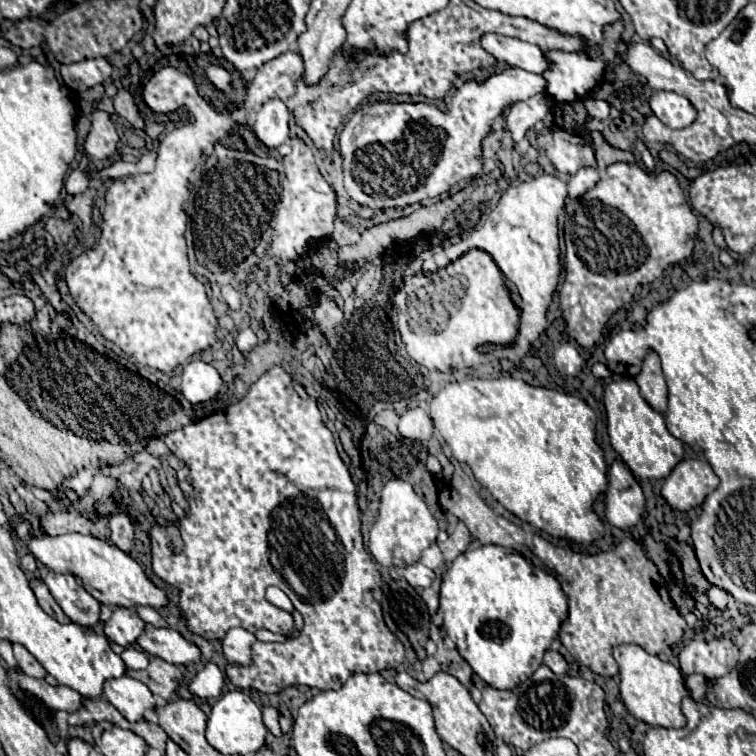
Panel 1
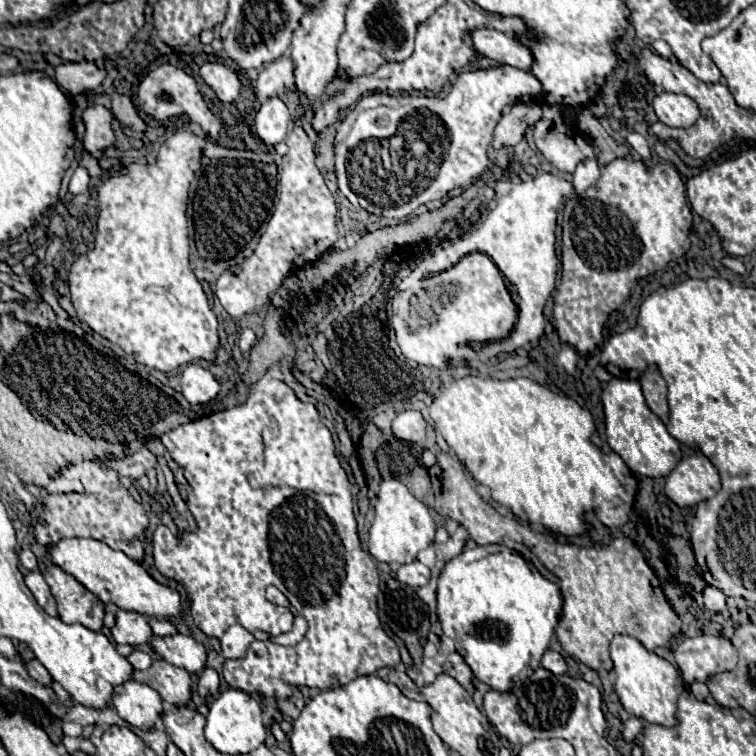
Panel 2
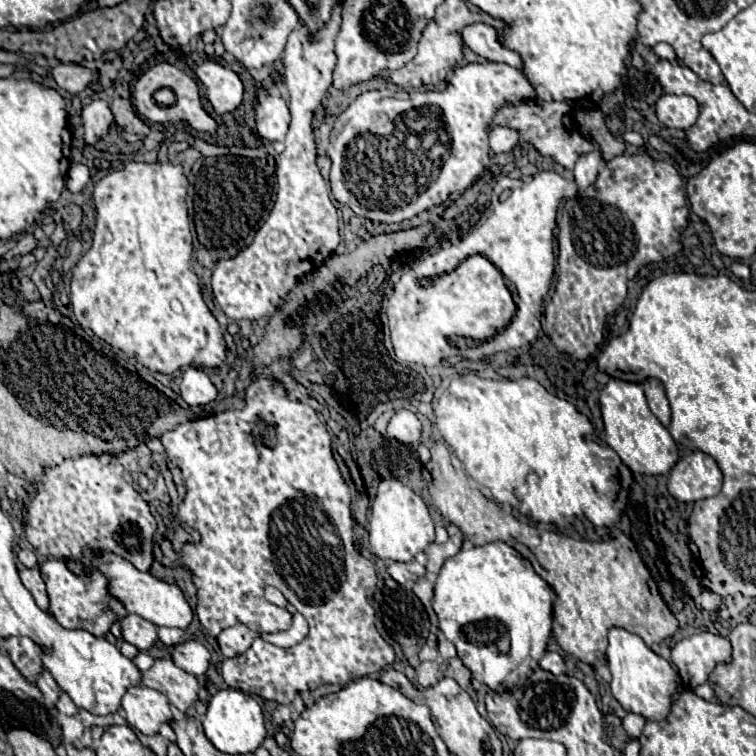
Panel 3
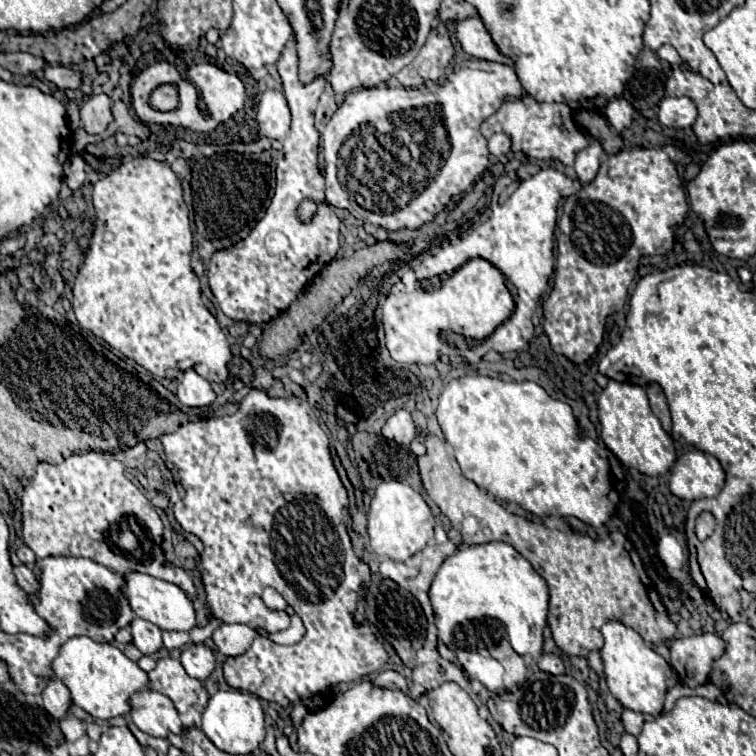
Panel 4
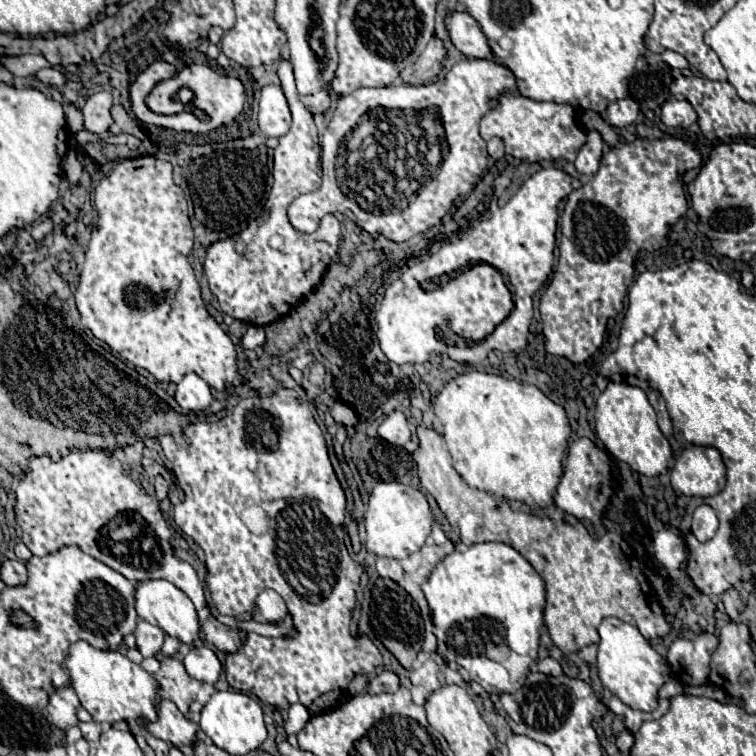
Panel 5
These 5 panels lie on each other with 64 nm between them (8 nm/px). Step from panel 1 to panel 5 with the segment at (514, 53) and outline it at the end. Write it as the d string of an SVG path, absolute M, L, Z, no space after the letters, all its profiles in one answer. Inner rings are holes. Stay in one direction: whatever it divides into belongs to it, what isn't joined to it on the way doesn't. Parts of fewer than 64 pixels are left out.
M454 10L446 16L446 28L450 32L450 38L454 46L470 56L470 58L488 58L494 60L492 48L480 28L480 24L466 12L466 10Z

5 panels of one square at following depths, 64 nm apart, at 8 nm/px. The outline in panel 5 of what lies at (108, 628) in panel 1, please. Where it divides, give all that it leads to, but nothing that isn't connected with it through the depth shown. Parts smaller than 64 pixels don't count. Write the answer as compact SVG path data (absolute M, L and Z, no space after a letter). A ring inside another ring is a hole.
M146 620L138 622L134 636L136 636L136 646L142 652L142 656L154 656L156 652L160 652L162 642L164 642L164 632L156 628L154 624L148 624Z

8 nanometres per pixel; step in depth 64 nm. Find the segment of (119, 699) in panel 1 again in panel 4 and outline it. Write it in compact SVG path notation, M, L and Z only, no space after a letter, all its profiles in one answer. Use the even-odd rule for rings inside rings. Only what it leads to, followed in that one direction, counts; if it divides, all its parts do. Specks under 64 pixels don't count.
M152 690L134 692L130 704L130 718L144 734L160 738L166 738L168 730L174 734L182 734L184 724L180 722L178 712L172 700L168 700L168 696L160 696L160 692Z

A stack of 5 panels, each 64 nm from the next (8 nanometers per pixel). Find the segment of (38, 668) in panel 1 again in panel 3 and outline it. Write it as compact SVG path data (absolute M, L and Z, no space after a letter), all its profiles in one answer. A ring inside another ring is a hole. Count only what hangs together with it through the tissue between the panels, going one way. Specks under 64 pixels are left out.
M42 670L40 676L36 676L36 684L38 684L38 688L42 690L42 694L44 694L44 698L46 698L46 706L48 706L48 708L54 708L58 696L62 694L62 690L60 690L60 686L56 684L56 680L50 676L50 672L48 672L48 670Z

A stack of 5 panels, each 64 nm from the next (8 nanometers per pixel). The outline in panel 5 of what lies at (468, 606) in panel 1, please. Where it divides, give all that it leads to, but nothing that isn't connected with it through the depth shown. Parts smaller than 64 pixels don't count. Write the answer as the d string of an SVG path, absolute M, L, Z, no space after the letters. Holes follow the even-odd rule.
M482 542L472 546L455 544L455 550L463 552L448 554L436 566L428 582L422 584L432 610L438 654L458 662L468 672L470 680L478 682L486 692L512 692L506 668L488 658L486 644L504 642L516 654L528 654L534 660L538 658L546 606L544 580L520 552L504 542Z

